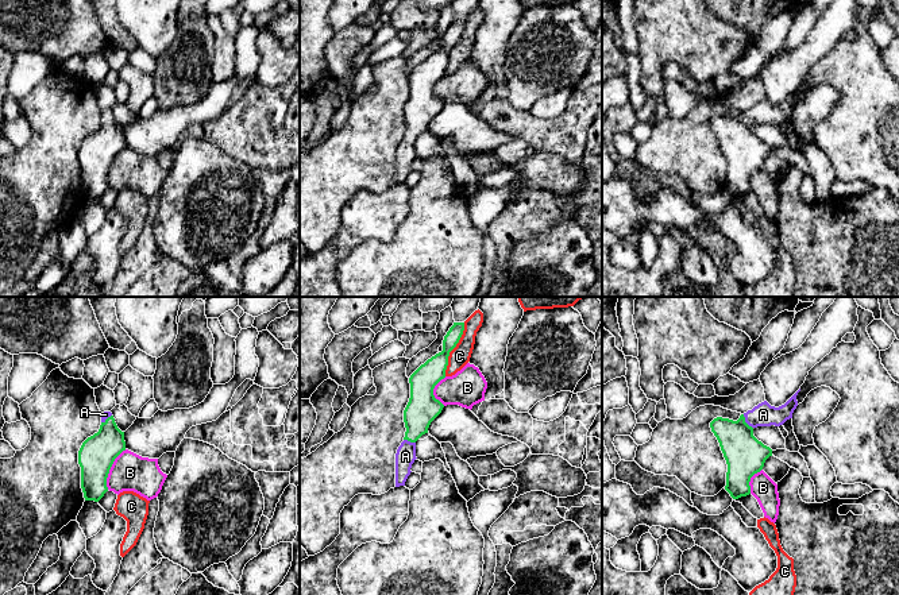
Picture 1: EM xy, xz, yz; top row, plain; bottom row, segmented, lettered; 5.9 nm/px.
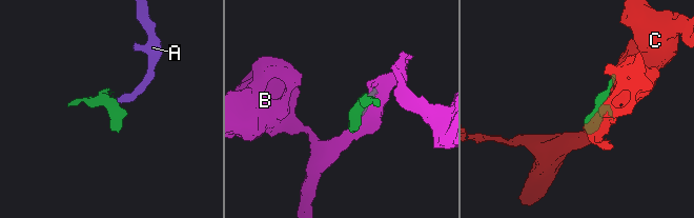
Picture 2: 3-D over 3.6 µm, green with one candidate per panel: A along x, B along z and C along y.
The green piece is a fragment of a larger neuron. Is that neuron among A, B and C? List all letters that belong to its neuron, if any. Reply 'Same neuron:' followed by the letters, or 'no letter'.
Same neuron: A

